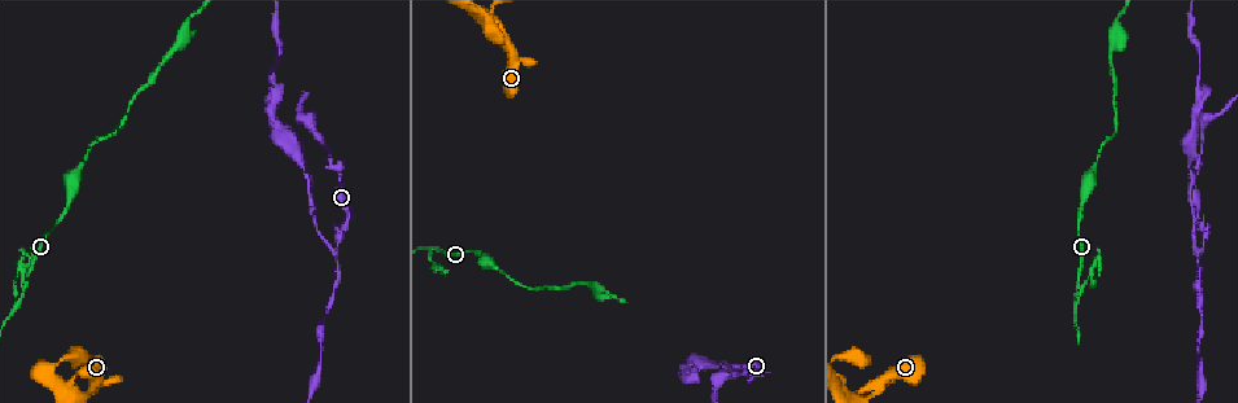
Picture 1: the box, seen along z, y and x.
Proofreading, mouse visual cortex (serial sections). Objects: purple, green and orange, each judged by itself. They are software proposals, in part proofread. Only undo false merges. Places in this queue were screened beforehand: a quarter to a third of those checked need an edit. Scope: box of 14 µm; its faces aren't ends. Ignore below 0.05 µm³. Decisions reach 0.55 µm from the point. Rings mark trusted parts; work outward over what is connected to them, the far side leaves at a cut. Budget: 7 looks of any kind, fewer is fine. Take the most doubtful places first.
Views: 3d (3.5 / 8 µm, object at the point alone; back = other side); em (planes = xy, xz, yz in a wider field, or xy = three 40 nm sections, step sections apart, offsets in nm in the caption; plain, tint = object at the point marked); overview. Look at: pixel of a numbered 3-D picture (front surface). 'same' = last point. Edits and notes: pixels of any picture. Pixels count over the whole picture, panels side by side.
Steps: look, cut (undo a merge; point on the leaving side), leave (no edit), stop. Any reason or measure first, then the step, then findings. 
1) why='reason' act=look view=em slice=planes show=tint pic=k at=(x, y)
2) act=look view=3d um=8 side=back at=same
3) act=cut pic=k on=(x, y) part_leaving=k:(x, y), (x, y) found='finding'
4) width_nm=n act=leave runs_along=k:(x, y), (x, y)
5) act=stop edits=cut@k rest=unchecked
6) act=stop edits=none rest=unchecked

why='sharp bend' act=look view=3d um=3.5 pic=1 at=(1202, 250)

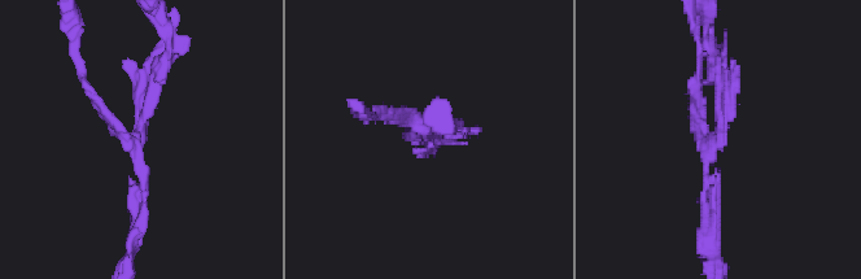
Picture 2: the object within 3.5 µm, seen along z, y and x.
arms=3 arm_widths_nm=150,150,150 act=look view=em slice=planes show=tint pic=2 at=(134, 140)

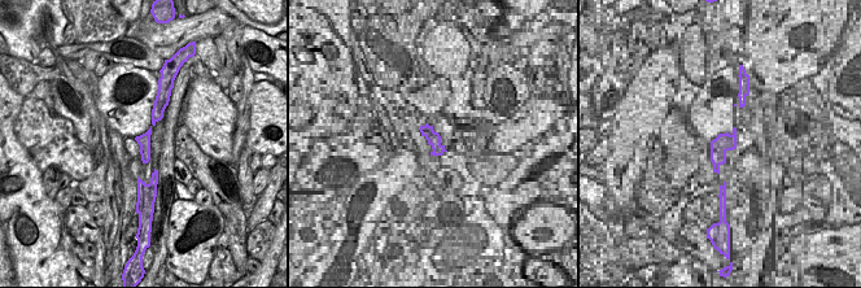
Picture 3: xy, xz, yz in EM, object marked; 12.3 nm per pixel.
act=cut pic=2 on=(423, 130) part_leaving=2:(152, 82), (136, 138), (96, 103) found='two cells meet here'

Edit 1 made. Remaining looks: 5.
why='see it whole again' act=look view=overview

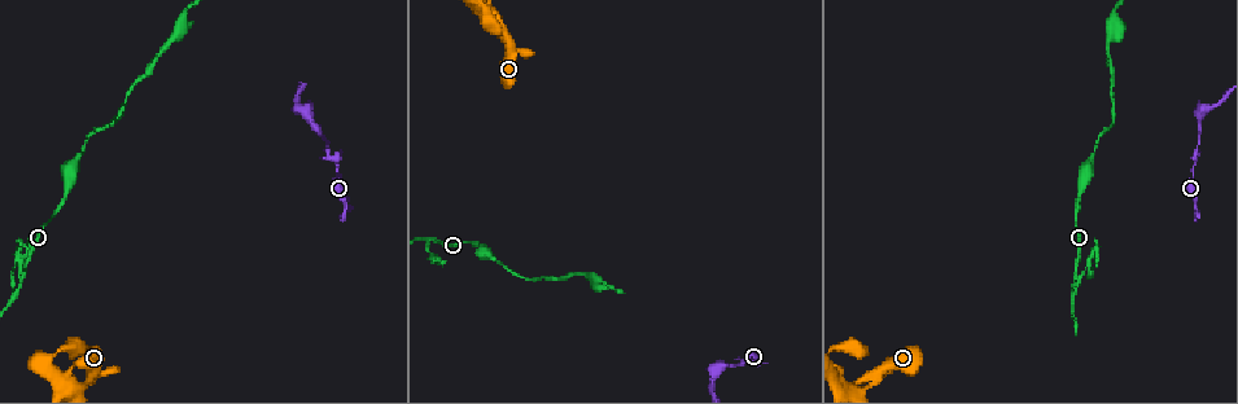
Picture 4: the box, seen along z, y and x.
why='arms part here' act=look view=3d um=3.5 side=back pic=4 at=(1072, 284)

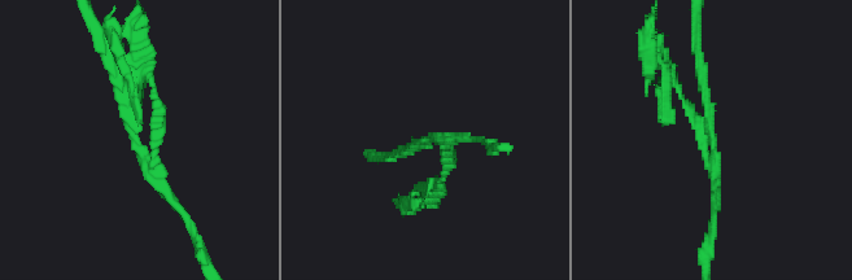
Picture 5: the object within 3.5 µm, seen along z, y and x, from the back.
why='shape alone is not enough' act=look view=em slice=planes show=tint pic=5 at=(711, 146)

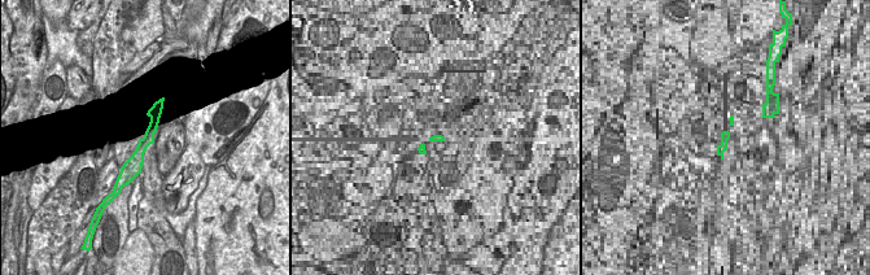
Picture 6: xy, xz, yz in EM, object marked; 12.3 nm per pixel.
why='cut it another way' act=look view=em slice=xy step=5 show=tint at=same

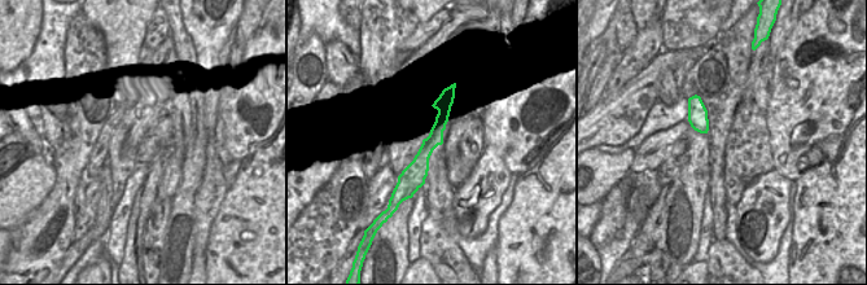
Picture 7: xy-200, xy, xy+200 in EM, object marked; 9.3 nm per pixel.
act=cut pic=5 on=(689, 112) part_leaving=5:(706, 153), (699, 126), (652, 49) found='a second cell is stuck on'

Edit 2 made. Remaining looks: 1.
act=stop edits=cut@2,cut@5 rest=unchecked

